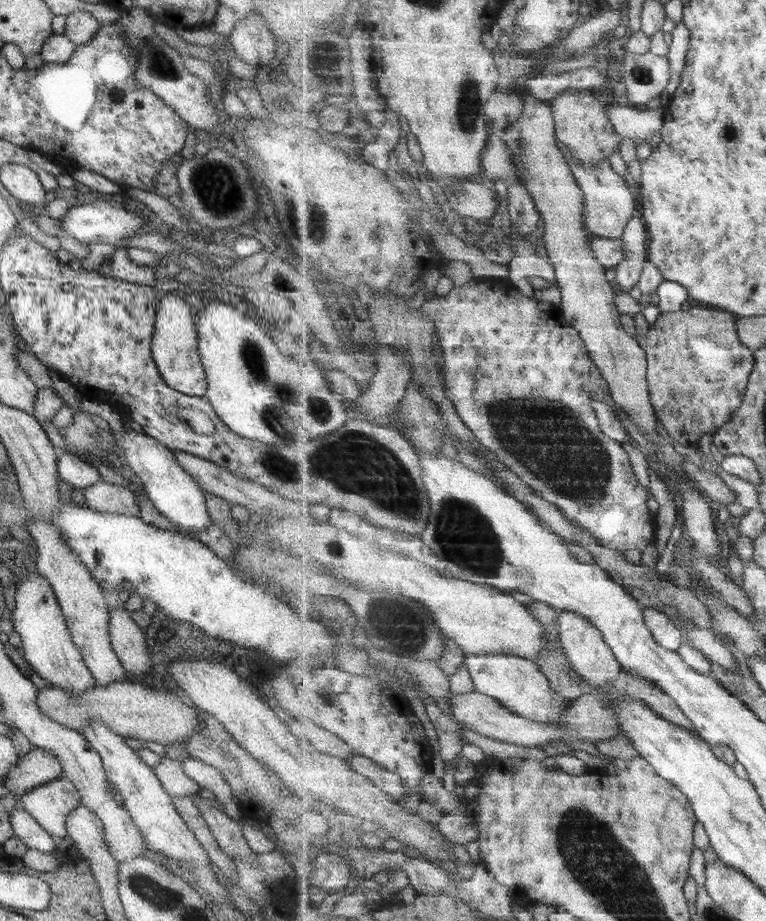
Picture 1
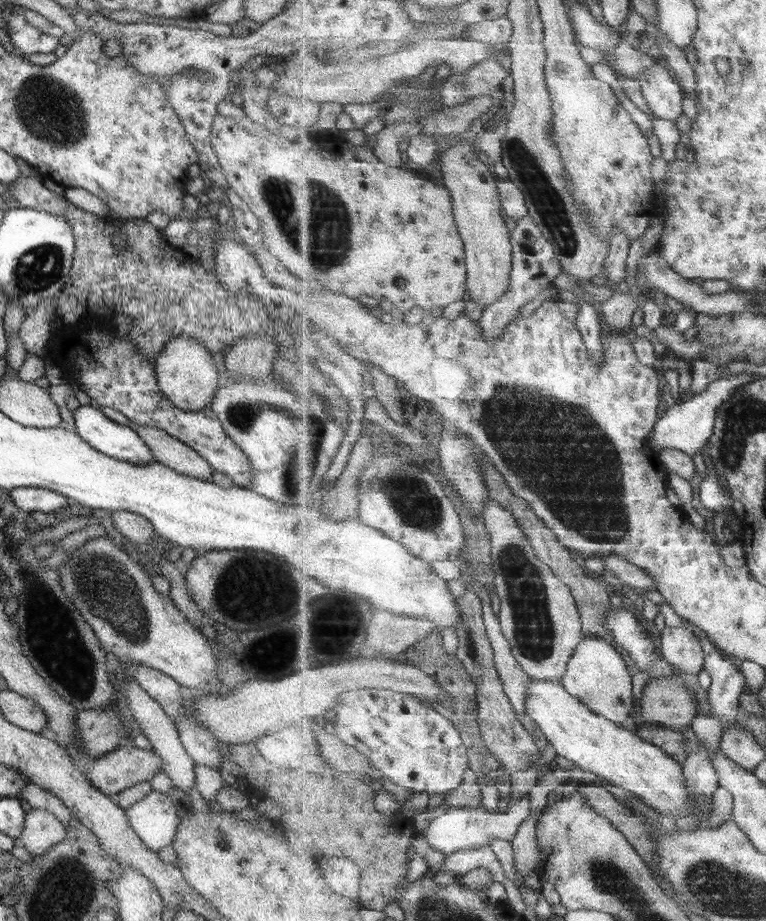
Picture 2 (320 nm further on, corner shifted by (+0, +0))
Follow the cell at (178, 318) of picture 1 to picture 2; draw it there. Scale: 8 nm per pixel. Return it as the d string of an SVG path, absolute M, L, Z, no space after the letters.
M178 336L165 343L153 364L157 388L177 409L185 412L203 410L209 407L216 393L217 370L210 353L193 338Z

